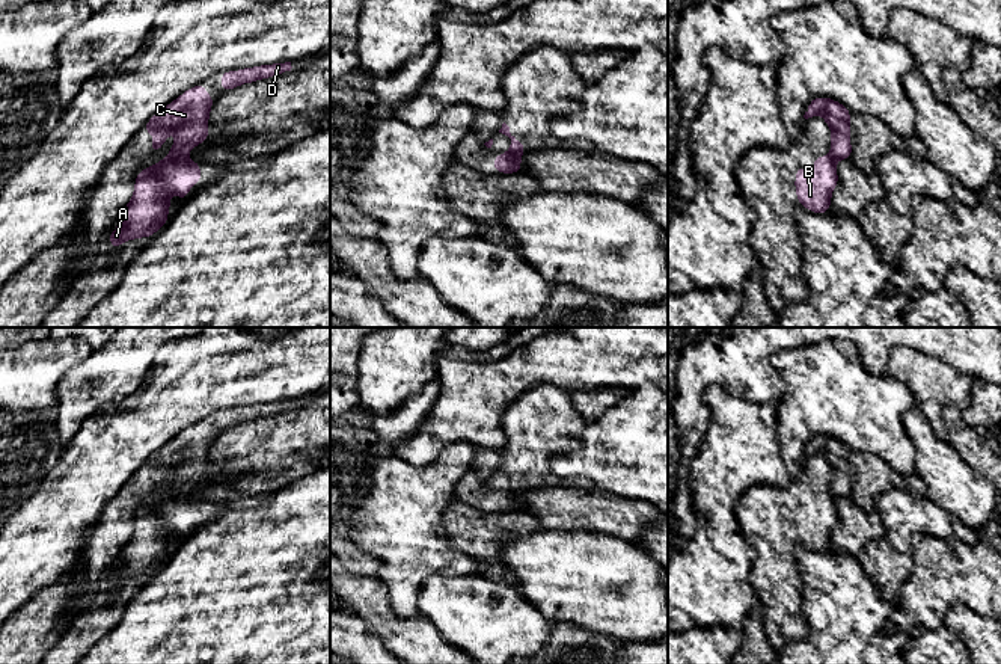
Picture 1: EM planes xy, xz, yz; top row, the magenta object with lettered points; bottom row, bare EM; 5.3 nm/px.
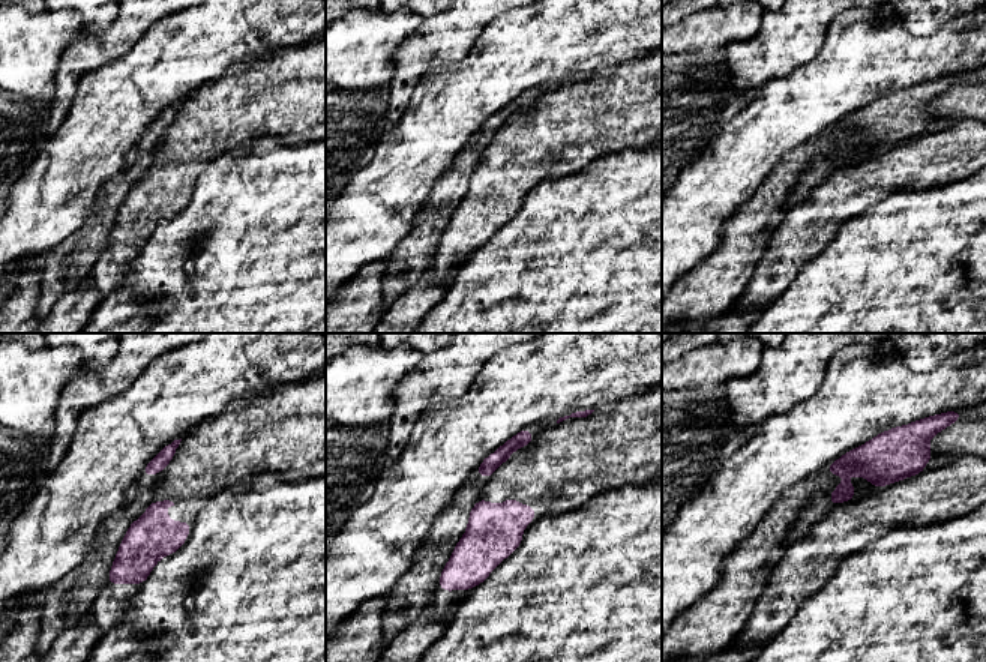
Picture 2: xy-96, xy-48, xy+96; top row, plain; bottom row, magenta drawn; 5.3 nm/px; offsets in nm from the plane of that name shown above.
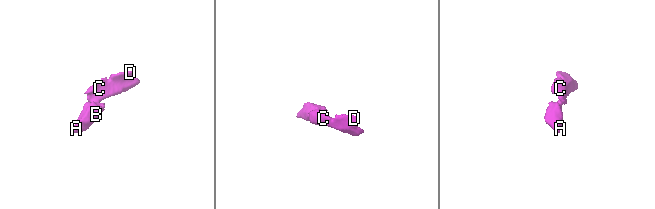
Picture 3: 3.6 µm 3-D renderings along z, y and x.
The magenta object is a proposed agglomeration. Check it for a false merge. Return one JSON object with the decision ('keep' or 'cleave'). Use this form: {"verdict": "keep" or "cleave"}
{"verdict": "cleave"}

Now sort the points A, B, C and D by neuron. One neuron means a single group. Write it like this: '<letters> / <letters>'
A B / C D

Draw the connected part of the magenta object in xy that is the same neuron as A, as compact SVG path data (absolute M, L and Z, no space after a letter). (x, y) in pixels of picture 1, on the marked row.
M187 155L142 169L134 183L134 195L118 219L121 226L110 231L110 246L118 249L125 240L152 237L167 222L172 205L167 193L185 199L191 184L201 181L201 163Z

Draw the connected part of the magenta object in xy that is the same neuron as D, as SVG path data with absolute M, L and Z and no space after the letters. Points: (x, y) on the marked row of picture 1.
M291 62L285 63L273 63L273 65L261 65L255 68L243 68L237 72L225 71L222 72L222 92L231 91L243 83L252 83L256 80L268 78L279 75L282 72L291 71Z

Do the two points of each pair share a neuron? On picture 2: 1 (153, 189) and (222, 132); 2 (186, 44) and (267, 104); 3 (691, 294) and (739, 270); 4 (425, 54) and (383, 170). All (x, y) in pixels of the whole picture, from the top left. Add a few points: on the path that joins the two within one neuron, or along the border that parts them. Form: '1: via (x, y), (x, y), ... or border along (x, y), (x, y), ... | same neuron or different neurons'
1: via (170, 173), (206, 137) | same neuron
2: border along (260, 59), (246, 66), (233, 68), (195, 89) | different neurons
3: via (703, 294), (727, 272) | same neuron
4: border along (417, 83), (404, 114), (393, 125) | different neurons

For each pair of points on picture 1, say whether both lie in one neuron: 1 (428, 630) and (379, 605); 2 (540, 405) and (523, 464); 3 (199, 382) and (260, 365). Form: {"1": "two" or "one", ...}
{"1": "one", "2": "one", "3": "one"}

